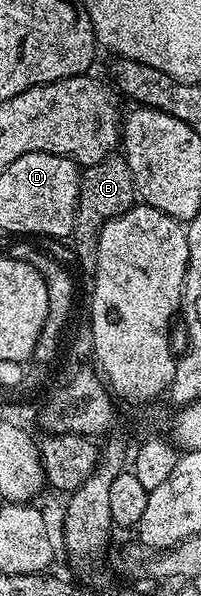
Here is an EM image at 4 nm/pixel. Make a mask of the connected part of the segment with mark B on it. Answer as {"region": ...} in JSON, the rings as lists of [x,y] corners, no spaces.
{"region":[[[110,154],[97,164],[90,164],[81,172],[81,189],[77,195],[77,213],[73,223],[71,243],[77,251],[77,260],[86,270],[97,267],[97,236],[111,218],[134,207],[138,199],[137,187],[133,185],[131,170],[124,155]]]}

